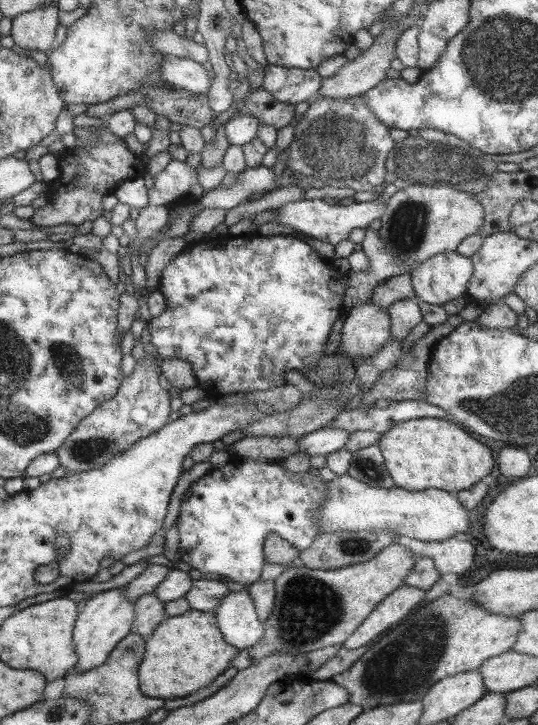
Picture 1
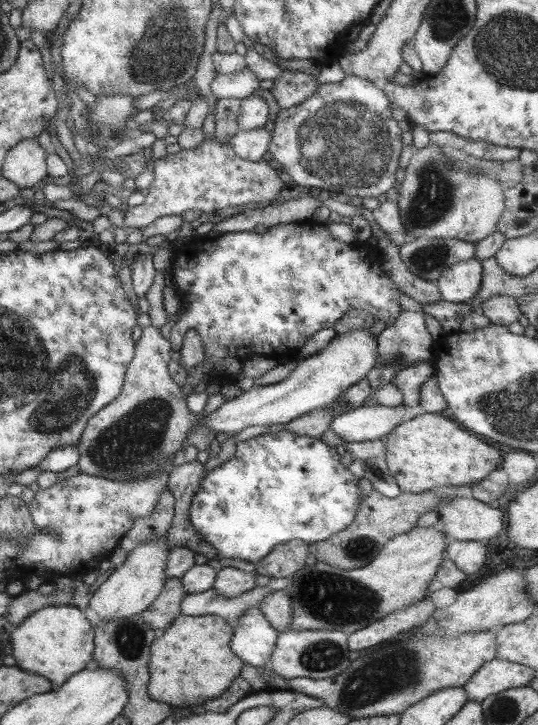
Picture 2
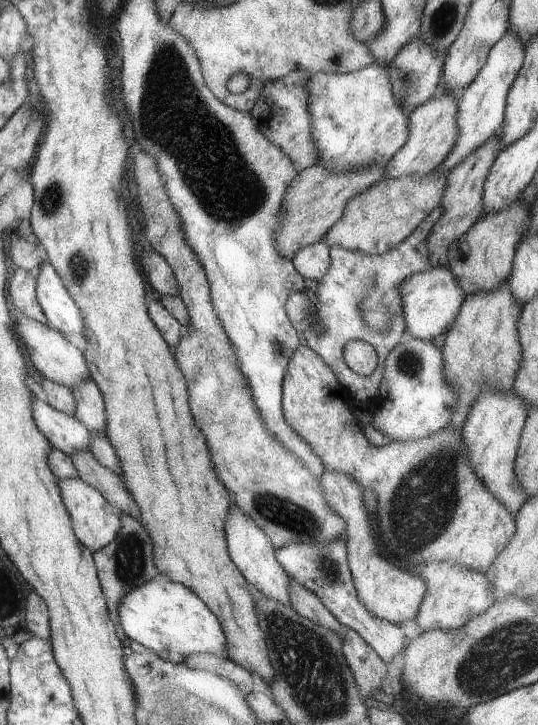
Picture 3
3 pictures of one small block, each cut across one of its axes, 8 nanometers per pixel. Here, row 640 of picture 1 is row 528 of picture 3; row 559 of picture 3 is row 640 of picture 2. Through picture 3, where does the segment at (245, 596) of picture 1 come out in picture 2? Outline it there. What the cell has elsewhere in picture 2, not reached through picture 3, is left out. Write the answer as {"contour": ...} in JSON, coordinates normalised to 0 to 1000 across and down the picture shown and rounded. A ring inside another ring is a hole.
{"contour":[[[463,837],[431,866],[429,897],[455,914],[489,923],[515,884],[517,872],[507,868],[480,837]]]}

